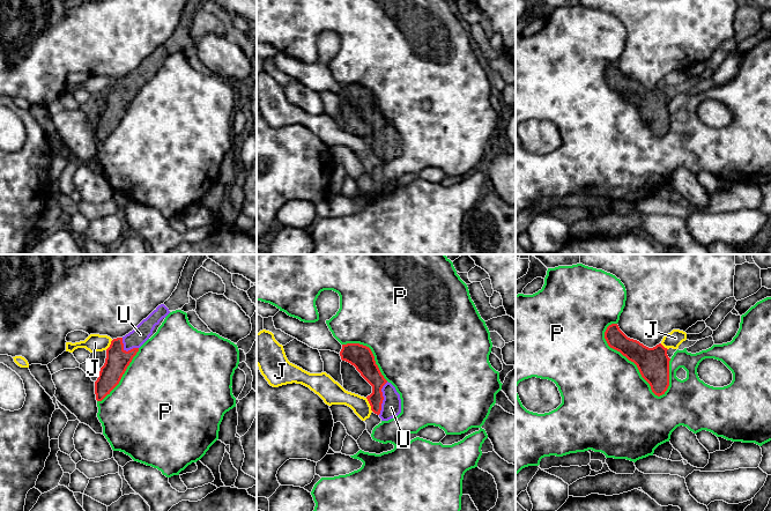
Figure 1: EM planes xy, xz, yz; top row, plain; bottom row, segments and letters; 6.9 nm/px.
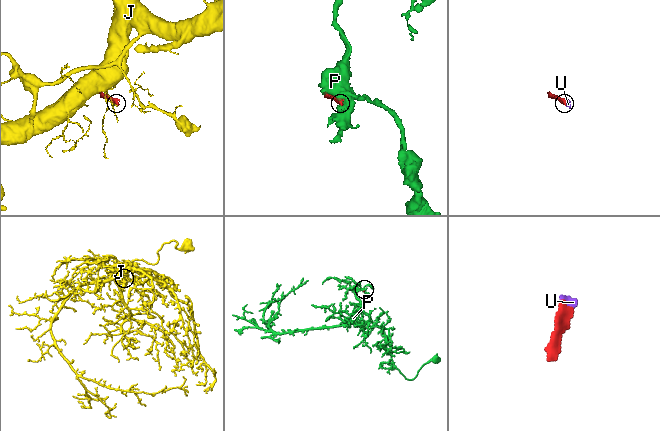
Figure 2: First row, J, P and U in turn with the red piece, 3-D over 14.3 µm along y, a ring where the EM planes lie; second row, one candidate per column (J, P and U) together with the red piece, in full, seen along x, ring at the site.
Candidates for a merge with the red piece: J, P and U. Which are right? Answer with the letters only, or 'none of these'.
U

